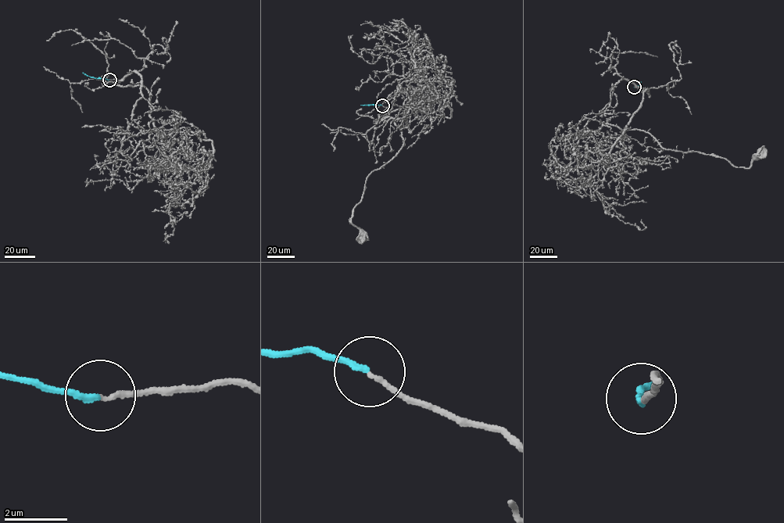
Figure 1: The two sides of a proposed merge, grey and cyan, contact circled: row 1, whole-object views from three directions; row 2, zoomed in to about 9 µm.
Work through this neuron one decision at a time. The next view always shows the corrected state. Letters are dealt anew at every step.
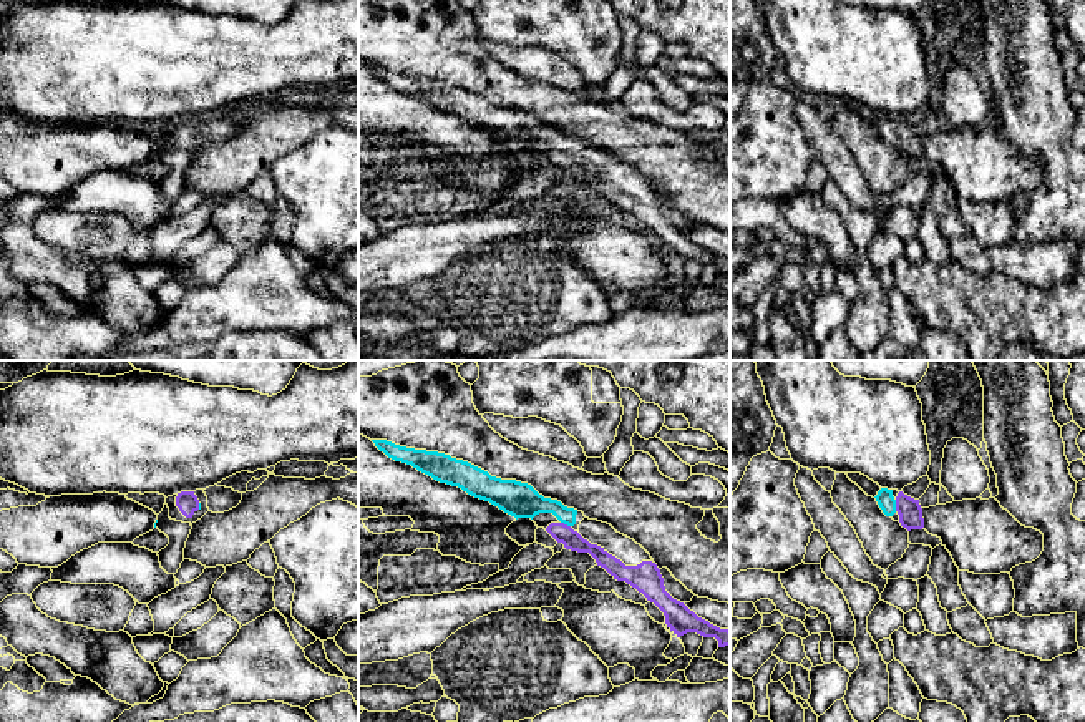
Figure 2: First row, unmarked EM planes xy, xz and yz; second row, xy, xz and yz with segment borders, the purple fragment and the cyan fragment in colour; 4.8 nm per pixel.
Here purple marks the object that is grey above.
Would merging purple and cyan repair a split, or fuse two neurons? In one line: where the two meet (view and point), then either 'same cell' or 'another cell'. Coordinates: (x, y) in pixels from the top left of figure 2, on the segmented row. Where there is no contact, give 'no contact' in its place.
yz (896, 505) | same cell

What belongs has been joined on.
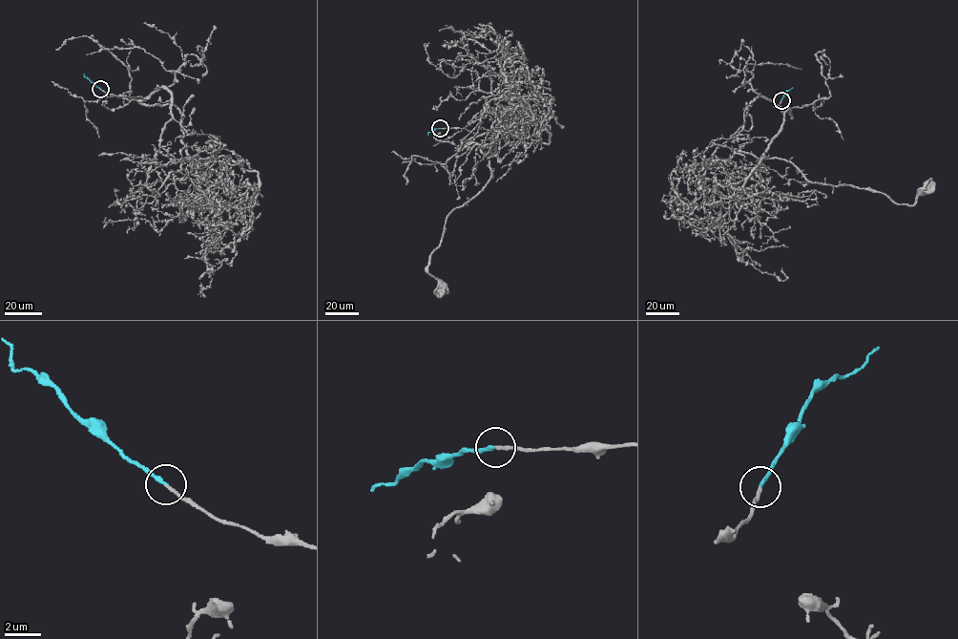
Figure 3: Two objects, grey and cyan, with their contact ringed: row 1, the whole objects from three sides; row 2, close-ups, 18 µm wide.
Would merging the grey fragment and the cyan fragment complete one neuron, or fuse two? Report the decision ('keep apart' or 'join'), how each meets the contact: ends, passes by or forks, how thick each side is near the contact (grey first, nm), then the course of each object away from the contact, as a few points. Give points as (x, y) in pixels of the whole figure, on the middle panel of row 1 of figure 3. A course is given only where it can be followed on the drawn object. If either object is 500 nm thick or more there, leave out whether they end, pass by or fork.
join; grey ends; cyan ends; calibres 170 and 190 nm; course grey (440, 128), (472, 132), (465, 146), (492, 154), (496, 130), (489, 181), (449, 214), (429, 258), (441, 290); course cyan (440, 128), (428, 132), (427, 136)

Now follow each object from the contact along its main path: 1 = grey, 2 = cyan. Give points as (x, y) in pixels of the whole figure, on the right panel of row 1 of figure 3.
1: (781, 100), (773, 106), (789, 110), (761, 159), (900, 204), (913, 205), (927, 186)
2: (781, 100), (793, 87)

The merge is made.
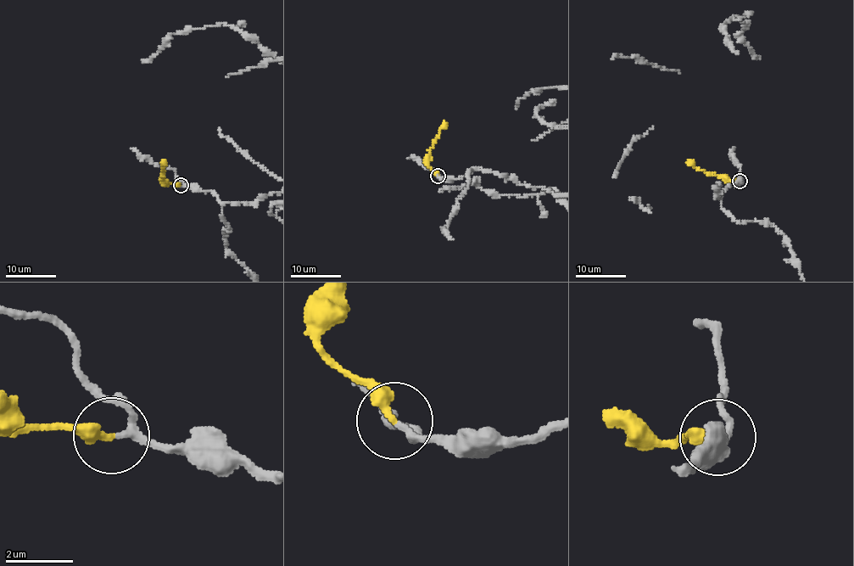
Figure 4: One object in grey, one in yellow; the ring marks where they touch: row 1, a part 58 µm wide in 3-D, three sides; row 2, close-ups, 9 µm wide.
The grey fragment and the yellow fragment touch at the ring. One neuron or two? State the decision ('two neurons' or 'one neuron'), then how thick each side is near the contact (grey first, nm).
one neuron; 180 nm thick on the grey side, 320 nm on the other

